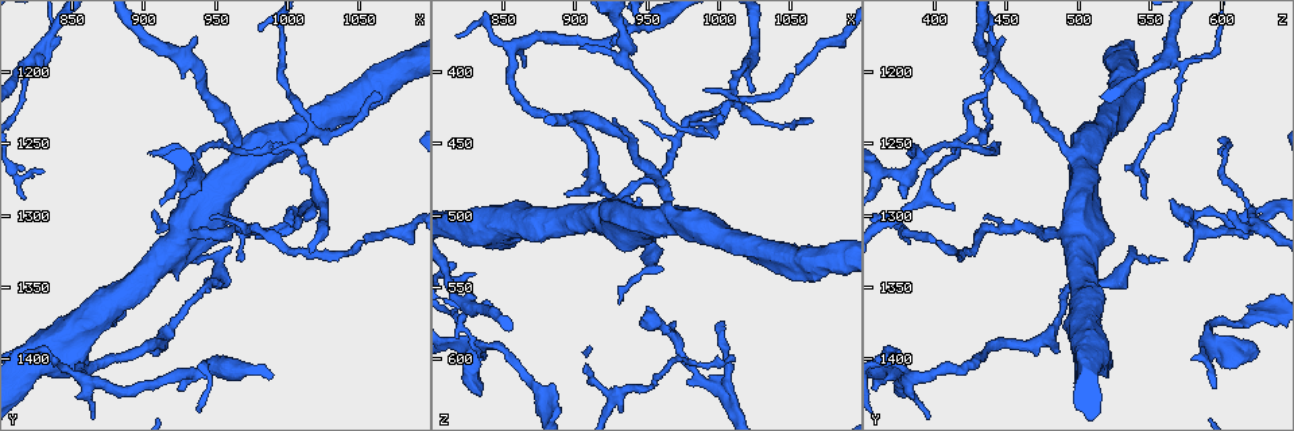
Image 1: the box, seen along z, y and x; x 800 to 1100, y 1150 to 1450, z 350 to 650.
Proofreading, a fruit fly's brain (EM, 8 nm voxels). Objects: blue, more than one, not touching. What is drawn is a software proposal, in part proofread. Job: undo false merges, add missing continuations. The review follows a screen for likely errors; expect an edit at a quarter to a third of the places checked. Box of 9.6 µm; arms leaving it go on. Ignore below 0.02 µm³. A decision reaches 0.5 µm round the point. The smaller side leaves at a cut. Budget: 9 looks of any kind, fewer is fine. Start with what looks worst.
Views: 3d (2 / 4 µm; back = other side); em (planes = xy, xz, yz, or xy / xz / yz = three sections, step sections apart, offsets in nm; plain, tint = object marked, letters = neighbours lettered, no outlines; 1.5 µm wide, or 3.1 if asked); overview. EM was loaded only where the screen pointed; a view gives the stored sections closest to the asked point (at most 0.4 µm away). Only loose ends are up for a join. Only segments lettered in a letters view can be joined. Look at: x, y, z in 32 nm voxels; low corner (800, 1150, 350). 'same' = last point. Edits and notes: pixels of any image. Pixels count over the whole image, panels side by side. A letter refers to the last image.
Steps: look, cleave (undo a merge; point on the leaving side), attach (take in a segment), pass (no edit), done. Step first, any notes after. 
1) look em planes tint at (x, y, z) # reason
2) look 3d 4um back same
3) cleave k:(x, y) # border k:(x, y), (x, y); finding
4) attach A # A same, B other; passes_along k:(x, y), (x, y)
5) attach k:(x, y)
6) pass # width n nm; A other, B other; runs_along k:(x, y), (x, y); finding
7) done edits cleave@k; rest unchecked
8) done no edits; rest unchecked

look 3d 4um at (826, 1188, 564) # four arms meet

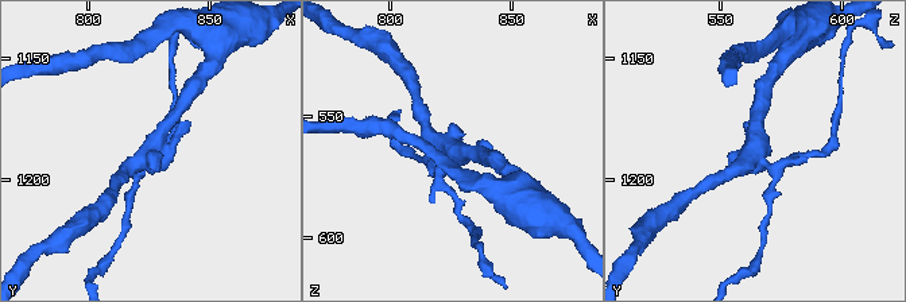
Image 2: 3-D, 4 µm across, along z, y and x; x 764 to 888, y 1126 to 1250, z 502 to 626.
look em xy step 8 tint at (826, 1191, 565) # arms 4; shape alone is not enough

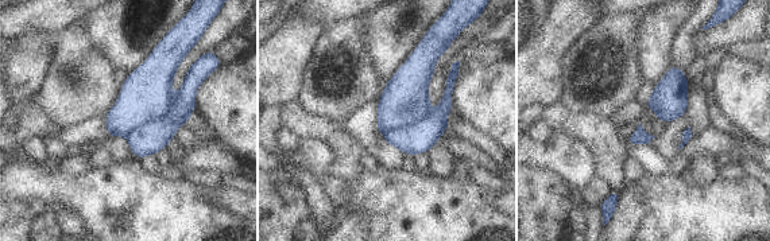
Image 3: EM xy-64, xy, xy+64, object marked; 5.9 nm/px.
look em xz step 4 letters same # cut it another way

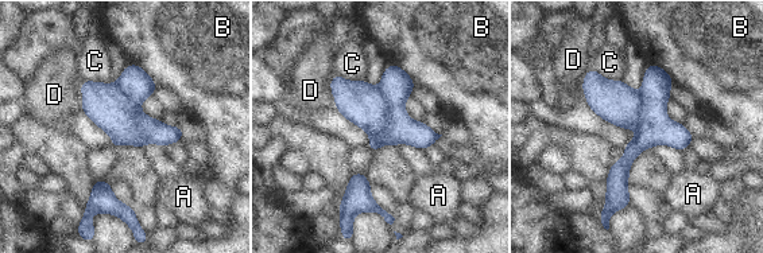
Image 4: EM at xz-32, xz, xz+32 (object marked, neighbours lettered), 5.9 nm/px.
cleave 4:(397, 85) # A other, B other, C other, D other; border 4:(379, 88), (391, 104), (391, 143); a second neuron is stuck on

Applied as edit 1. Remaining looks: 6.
look 3d 2um at (904, 1256, 382)

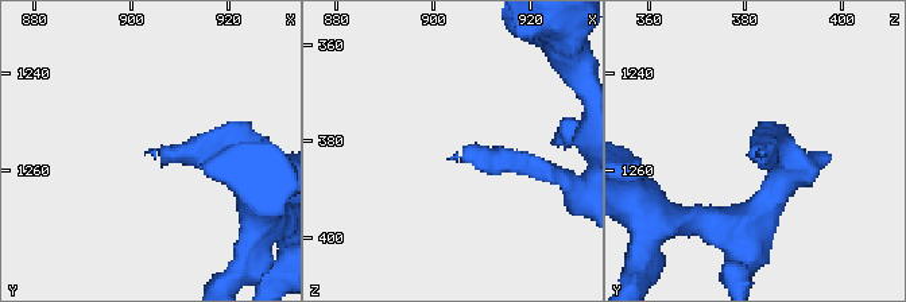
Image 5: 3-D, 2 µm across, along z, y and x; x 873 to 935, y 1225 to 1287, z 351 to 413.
look em planes tint at (904, 1257, 382)

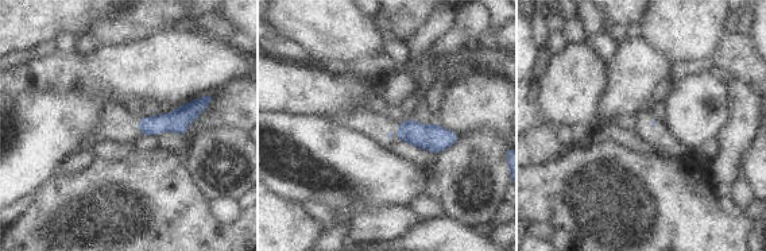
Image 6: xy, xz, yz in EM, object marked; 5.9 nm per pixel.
look em planes letters same

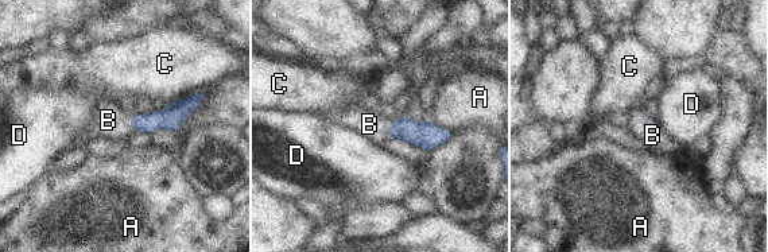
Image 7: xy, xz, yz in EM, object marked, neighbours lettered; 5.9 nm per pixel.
attach B # A other, B same, C other, D other; the neuron continues

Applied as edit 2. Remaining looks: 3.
look overview # redraw

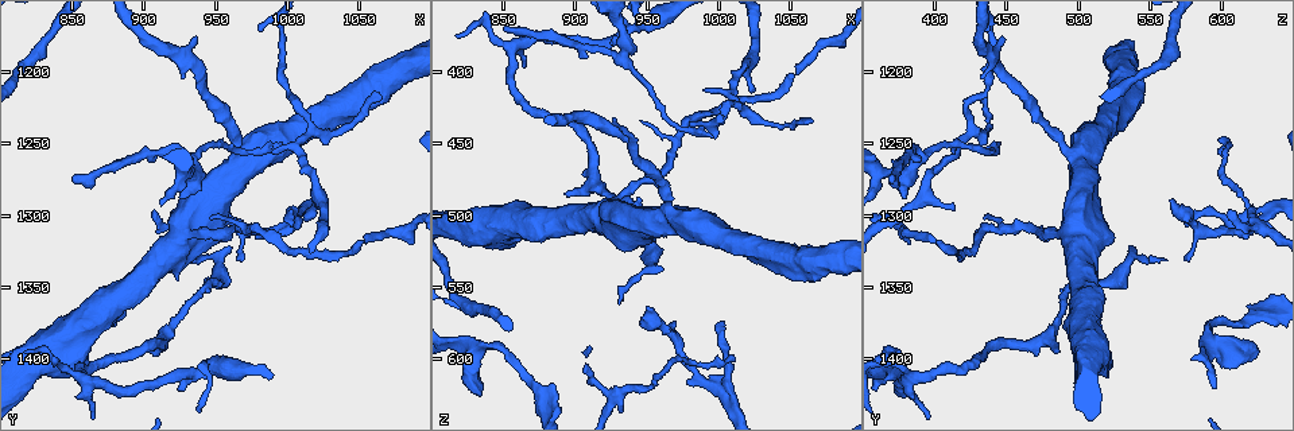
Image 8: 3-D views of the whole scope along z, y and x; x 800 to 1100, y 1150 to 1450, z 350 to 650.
look em yz step 8 plain at (940, 1312, 478) # sudden change in width

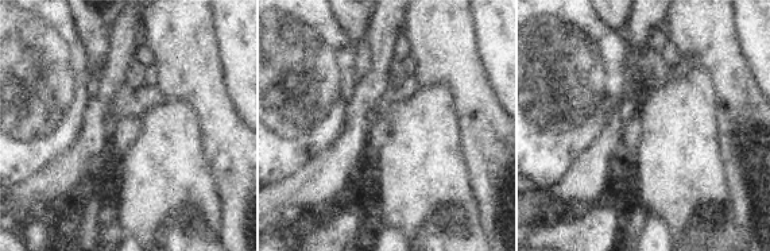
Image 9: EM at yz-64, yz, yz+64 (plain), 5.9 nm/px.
look em yz step 8 letters same

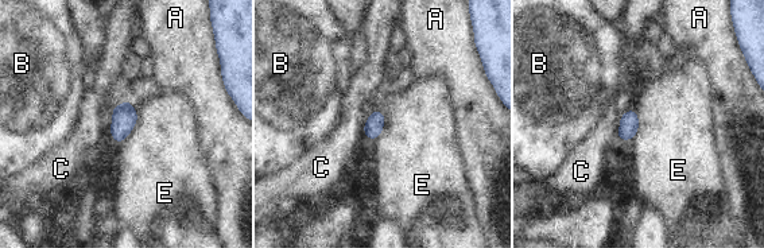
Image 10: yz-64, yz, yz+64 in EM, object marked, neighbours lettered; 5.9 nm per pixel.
pass # width 140 nm; A other, B other, C other, E other; border 10:(128, 100), (136, 124), (119, 146); one neuron here

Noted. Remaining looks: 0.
done edits cleave@4, attach@7; rest unchecked

